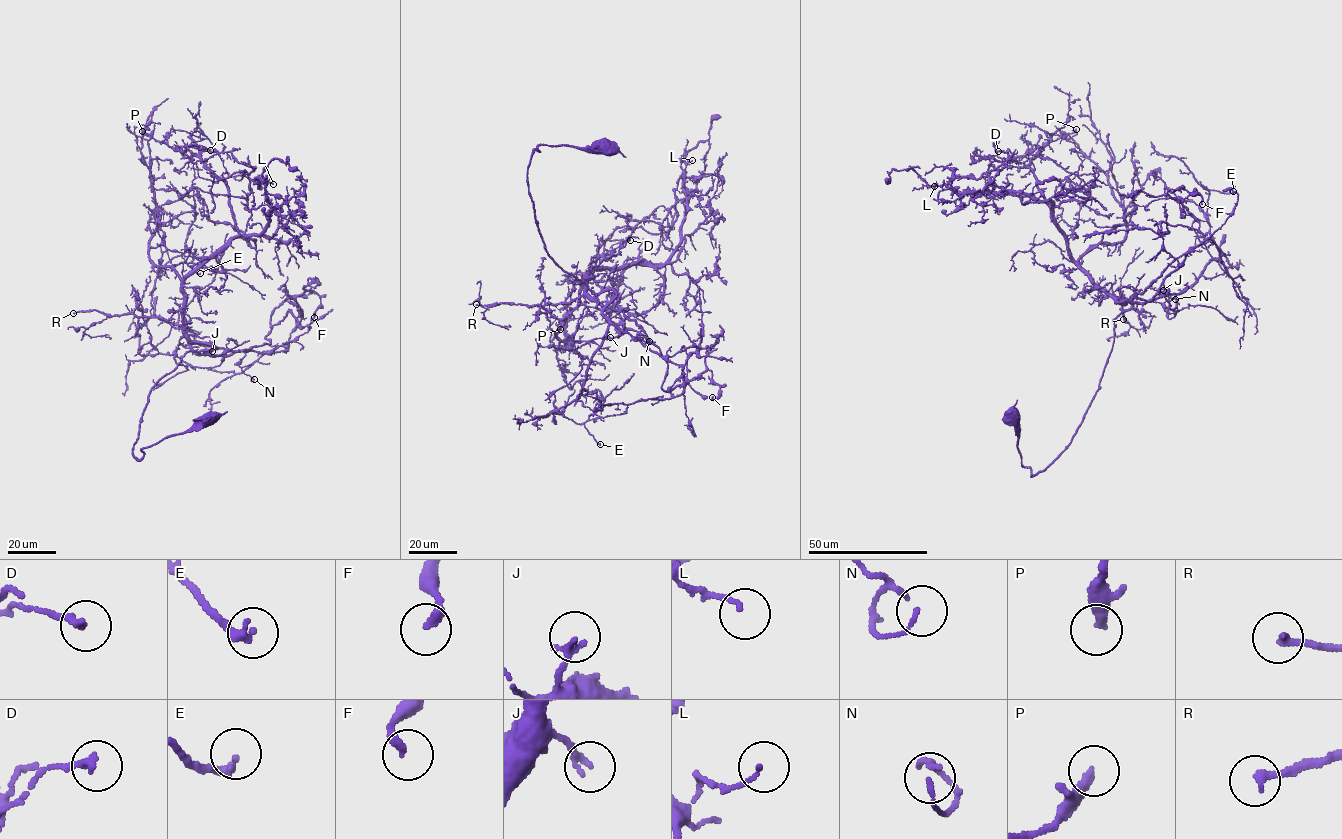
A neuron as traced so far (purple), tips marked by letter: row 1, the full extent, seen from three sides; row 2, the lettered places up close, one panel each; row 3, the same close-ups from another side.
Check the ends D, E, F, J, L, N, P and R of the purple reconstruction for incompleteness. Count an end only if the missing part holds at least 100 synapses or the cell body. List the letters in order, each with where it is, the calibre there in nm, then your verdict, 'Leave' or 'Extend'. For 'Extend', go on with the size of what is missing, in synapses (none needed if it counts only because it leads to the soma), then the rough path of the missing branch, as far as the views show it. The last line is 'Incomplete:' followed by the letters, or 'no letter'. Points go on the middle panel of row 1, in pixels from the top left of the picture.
D: Place: (630, 240). Thickness 220 nm. Leave
E: Place: (600, 444). Thickness 240 nm. Leave
F: Place: (712, 397). Thickness 260 nm. Leave
J: Place: (610, 337). Thickness 220 nm. Leave
L: Place: (692, 160). Thickness 100 nm. Leave
N: Place: (649, 341). Thickness 100 nm. Leave
P: Place: (560, 329). Thickness 320 nm. Leave
R: Place: (476, 304). Thickness 240 nm. Extend. Roughly 180 synapses
Incomplete: R

